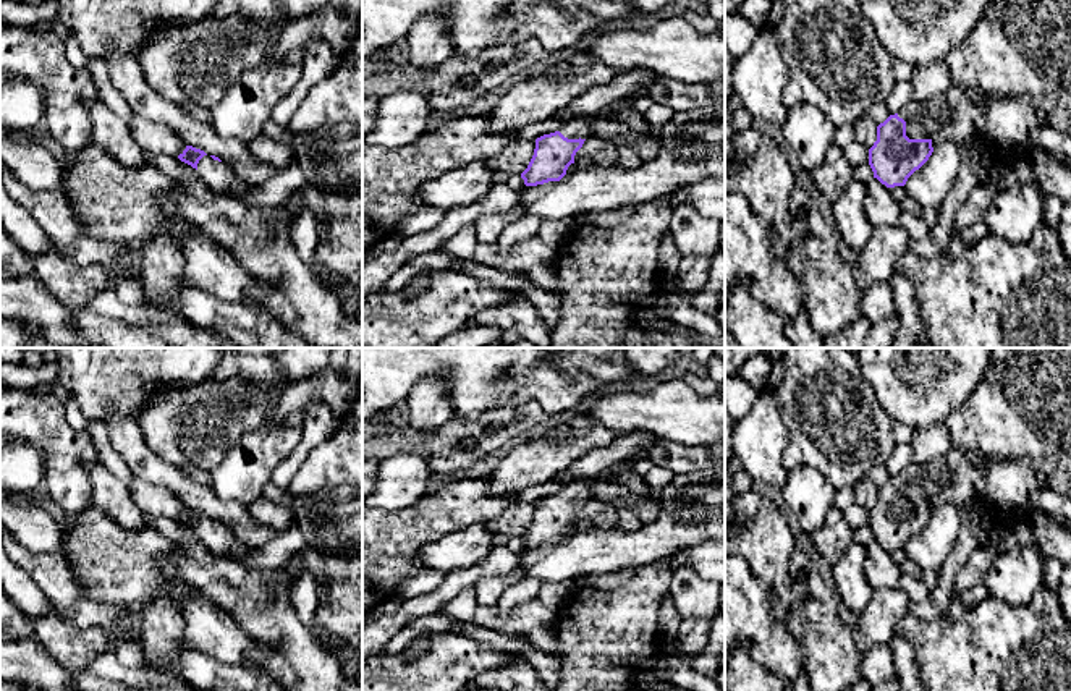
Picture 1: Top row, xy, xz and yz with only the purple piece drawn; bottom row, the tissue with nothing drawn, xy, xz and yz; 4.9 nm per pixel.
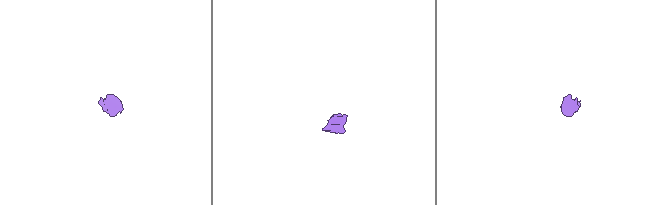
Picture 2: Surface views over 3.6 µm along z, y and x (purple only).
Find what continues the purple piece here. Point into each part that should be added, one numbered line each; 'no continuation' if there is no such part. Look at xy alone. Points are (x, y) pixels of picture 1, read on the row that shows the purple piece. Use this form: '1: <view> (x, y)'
1: xy (214, 173)

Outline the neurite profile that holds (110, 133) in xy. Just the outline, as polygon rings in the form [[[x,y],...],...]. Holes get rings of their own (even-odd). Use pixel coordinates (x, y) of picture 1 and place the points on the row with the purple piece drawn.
[[[104,102],[91,107],[92,142],[108,152],[121,165],[139,168],[149,165],[144,147],[134,141],[128,123],[115,115]]]

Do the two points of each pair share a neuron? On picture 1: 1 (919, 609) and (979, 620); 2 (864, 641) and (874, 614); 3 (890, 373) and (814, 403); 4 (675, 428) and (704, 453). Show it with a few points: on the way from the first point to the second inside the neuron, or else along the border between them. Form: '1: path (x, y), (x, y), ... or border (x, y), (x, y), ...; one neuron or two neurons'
1: border (910, 612), (922, 620), (939, 620), (944, 617); two neurons
2: path (866, 635), (874, 627), (874, 620); one neuron
3: border (858, 364), (879, 405), (887, 413); two neurons
4: border (660, 439), (670, 444), (707, 444); two neurons

